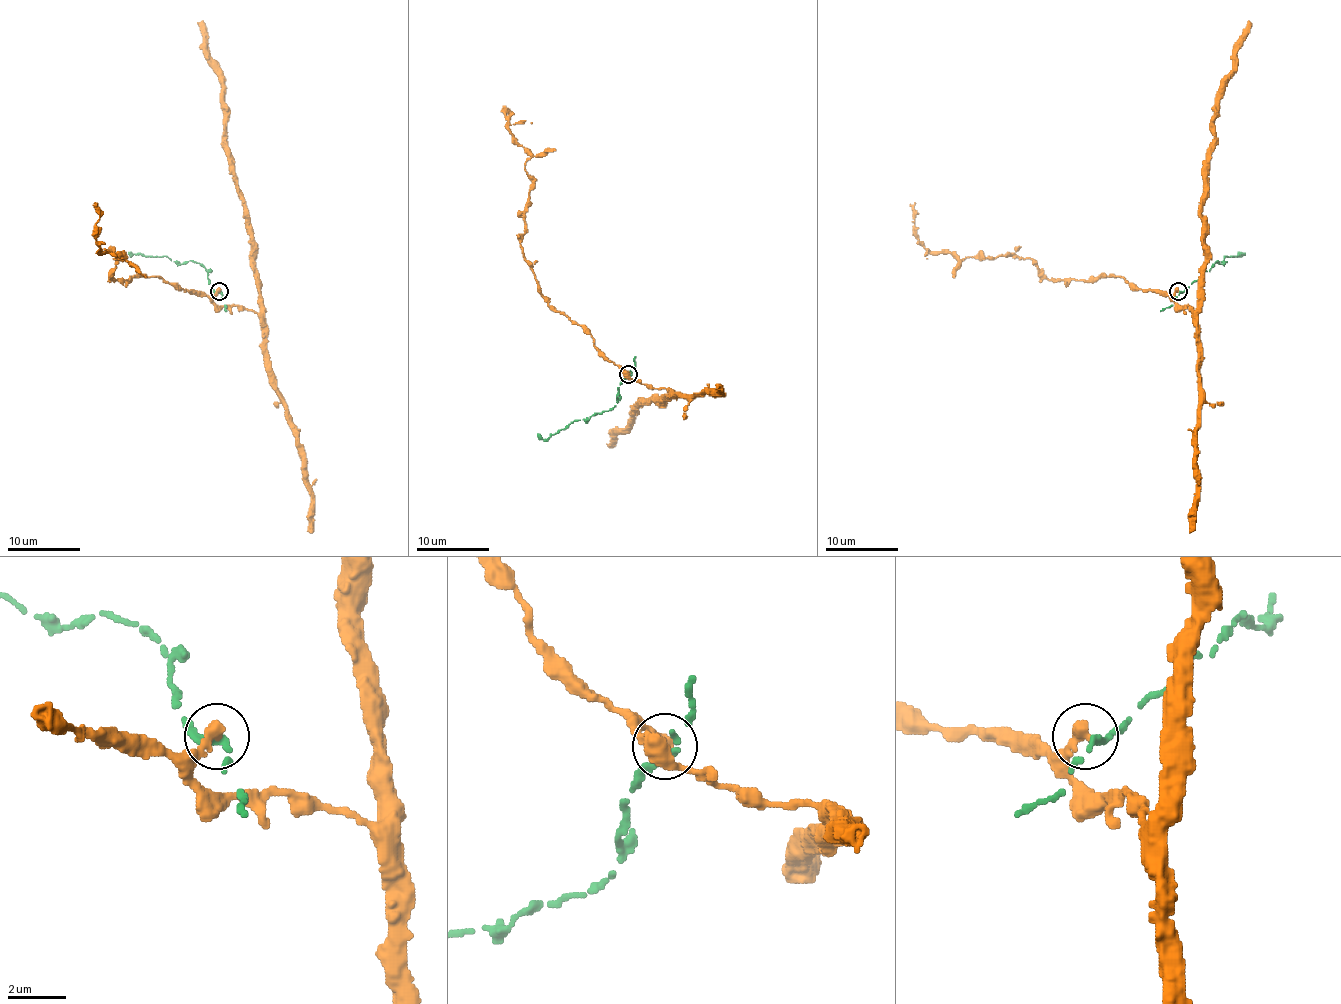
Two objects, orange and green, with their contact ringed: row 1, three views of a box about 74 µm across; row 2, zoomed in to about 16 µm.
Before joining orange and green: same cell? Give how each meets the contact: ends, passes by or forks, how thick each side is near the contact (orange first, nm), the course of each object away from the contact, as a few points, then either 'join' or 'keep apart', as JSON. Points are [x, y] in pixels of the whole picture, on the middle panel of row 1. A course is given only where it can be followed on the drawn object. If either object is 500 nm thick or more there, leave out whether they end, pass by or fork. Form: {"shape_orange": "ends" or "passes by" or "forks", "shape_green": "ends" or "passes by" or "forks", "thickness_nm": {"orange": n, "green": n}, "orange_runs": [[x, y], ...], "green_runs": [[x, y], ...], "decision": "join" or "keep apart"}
{"shape_orange": "ends", "shape_green": "passes by", "thickness_nm": {"orange": 400, "green": 240}, "orange_runs": [[628, 373], [668, 391], [668, 399], [654, 397], [632, 409], [632, 417], [610, 444]], "green_runs": [[628, 375], [619, 384], [616, 406], [574, 420], [547, 439], [538, 433]], "decision": "keep apart"}

